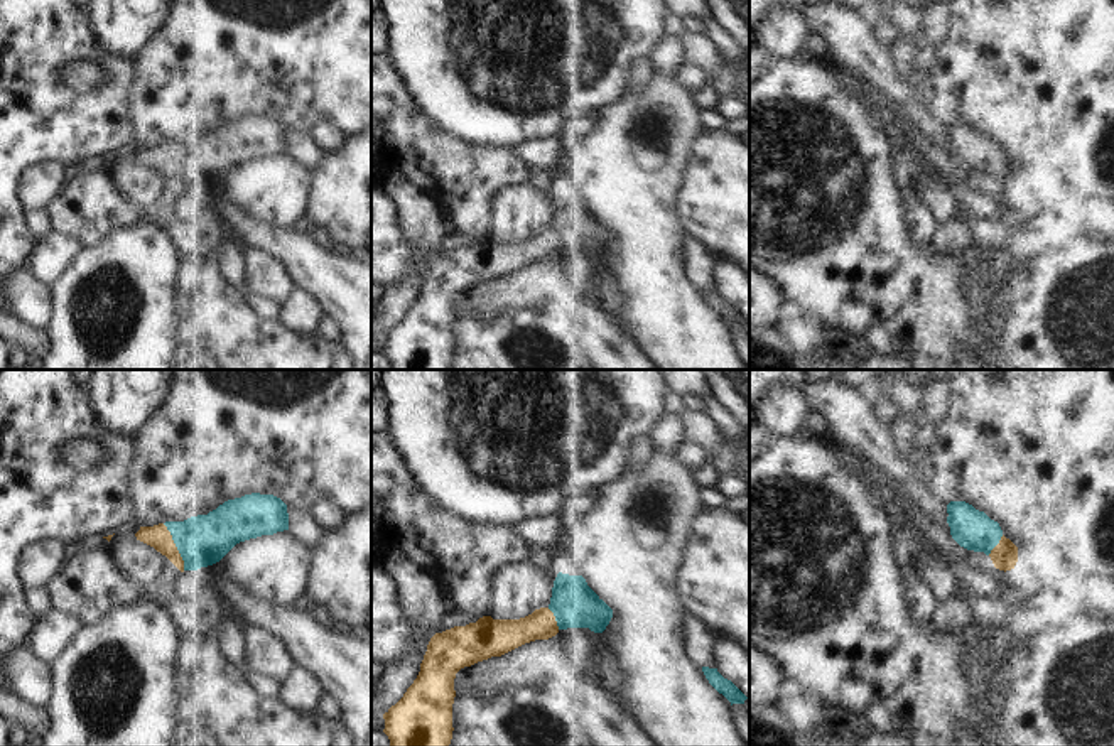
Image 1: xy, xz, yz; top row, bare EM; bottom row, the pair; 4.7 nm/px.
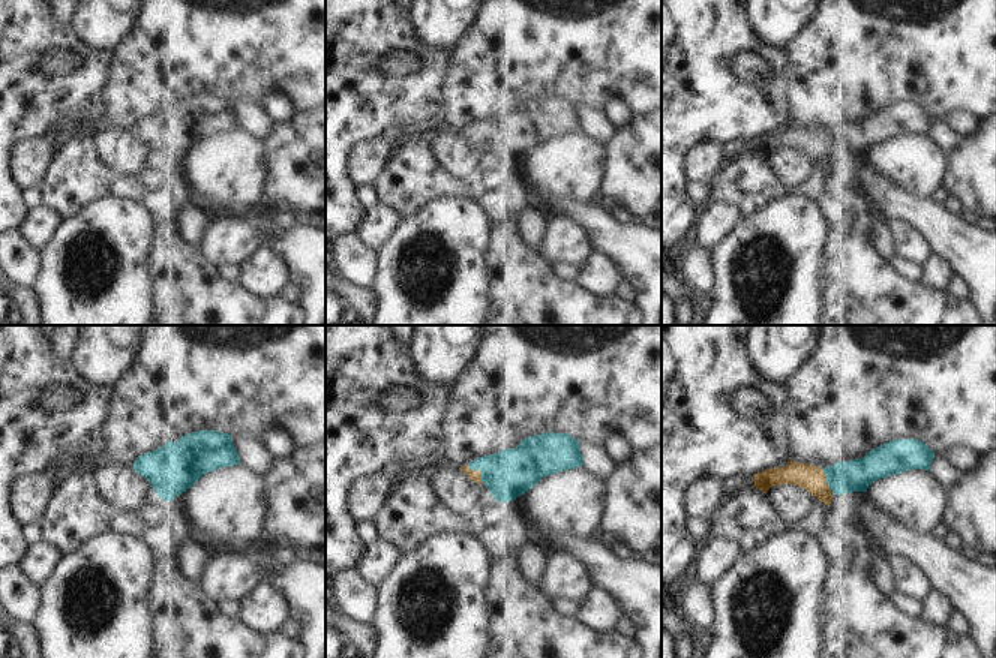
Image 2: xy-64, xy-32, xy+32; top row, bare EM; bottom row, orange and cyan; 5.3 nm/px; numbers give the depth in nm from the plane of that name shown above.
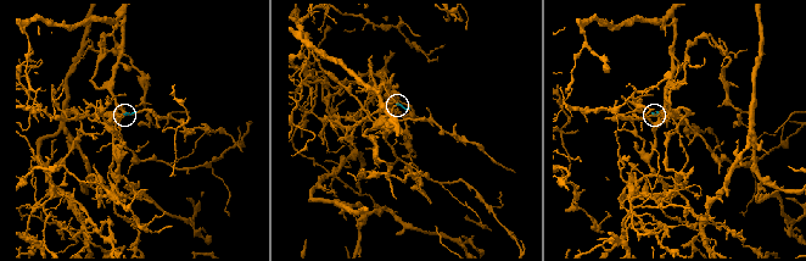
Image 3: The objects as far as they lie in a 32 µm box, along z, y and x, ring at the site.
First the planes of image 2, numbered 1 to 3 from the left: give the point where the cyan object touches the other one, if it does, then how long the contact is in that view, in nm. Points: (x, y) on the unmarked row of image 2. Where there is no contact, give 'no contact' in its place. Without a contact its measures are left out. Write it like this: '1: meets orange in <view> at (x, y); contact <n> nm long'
1: no contact
2: meets orange in xy-32 at (479, 135); contact 130 nm long
3: meets orange in xy+32 at (825, 147); contact 160 nm long

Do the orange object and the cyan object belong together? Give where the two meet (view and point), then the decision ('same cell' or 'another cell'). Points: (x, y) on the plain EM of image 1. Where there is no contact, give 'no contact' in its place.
xy (176, 169) | same cell

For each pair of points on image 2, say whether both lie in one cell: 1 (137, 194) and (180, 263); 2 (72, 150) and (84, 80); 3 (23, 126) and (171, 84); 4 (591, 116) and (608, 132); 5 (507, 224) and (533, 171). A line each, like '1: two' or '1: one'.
1: two
2: two
3: two
4: one
5: two

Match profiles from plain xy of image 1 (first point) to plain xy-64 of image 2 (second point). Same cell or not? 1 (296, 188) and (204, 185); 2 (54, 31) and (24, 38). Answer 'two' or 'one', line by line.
1: one
2: one

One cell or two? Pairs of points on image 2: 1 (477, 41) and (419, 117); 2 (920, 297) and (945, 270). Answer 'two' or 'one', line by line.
1: two
2: two

